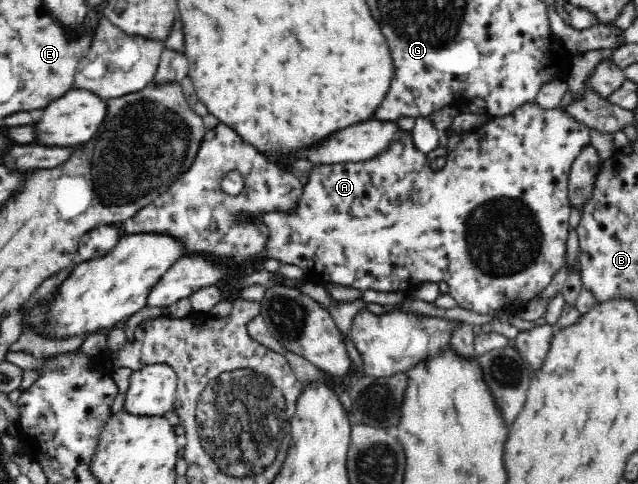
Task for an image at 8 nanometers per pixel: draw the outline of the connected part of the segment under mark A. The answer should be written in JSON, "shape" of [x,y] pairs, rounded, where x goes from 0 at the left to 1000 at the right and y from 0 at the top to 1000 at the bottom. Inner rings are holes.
{"shape":[[[839,209],[831,213],[823,213],[820,219],[812,221],[812,225],[806,227],[806,233],[792,240],[774,240],[766,246],[763,254],[759,258],[749,260],[746,267],[735,271],[734,275],[724,277],[724,287],[721,287],[721,295],[718,295],[713,310],[699,320],[701,335],[693,345],[691,351],[680,353],[672,343],[672,331],[668,329],[669,316],[661,316],[652,300],[649,300],[649,291],[646,291],[646,271],[633,271],[624,269],[614,291],[608,295],[608,302],[602,304],[599,312],[594,312],[589,320],[583,322],[578,331],[560,331],[558,335],[542,335],[542,337],[522,337],[522,339],[494,339],[486,353],[483,353],[483,378],[475,382],[473,399],[470,401],[469,411],[466,413],[466,421],[451,432],[451,436],[440,438],[439,434],[433,434],[417,444],[412,444],[412,459],[420,467],[422,488],[418,500],[415,502],[415,531],[431,535],[437,548],[445,543],[455,543],[455,548],[467,548],[470,556],[476,558],[478,579],[491,581],[494,585],[508,587],[514,583],[520,589],[530,589],[530,593],[552,593],[552,597],[561,597],[564,603],[574,601],[578,597],[596,601],[596,603],[614,603],[625,601],[629,595],[633,595],[639,581],[649,589],[658,589],[663,583],[682,583],[693,581],[701,583],[704,593],[704,610],[712,616],[712,622],[718,626],[718,634],[724,634],[727,638],[734,638],[738,645],[752,647],[752,651],[762,651],[766,647],[774,649],[784,638],[799,638],[803,645],[809,640],[815,640],[824,630],[831,618],[837,618],[840,610],[850,605],[856,591],[865,581],[865,574],[875,558],[886,548],[887,533],[887,502],[893,477],[893,432],[897,432],[893,395],[890,376],[892,376],[892,357],[895,351],[897,335],[900,326],[906,320],[909,306],[918,295],[925,293],[923,279],[925,262],[922,262],[917,254],[912,254],[909,248],[904,248],[897,240],[897,236],[890,236],[884,223],[871,221],[868,225],[850,225]]]}

